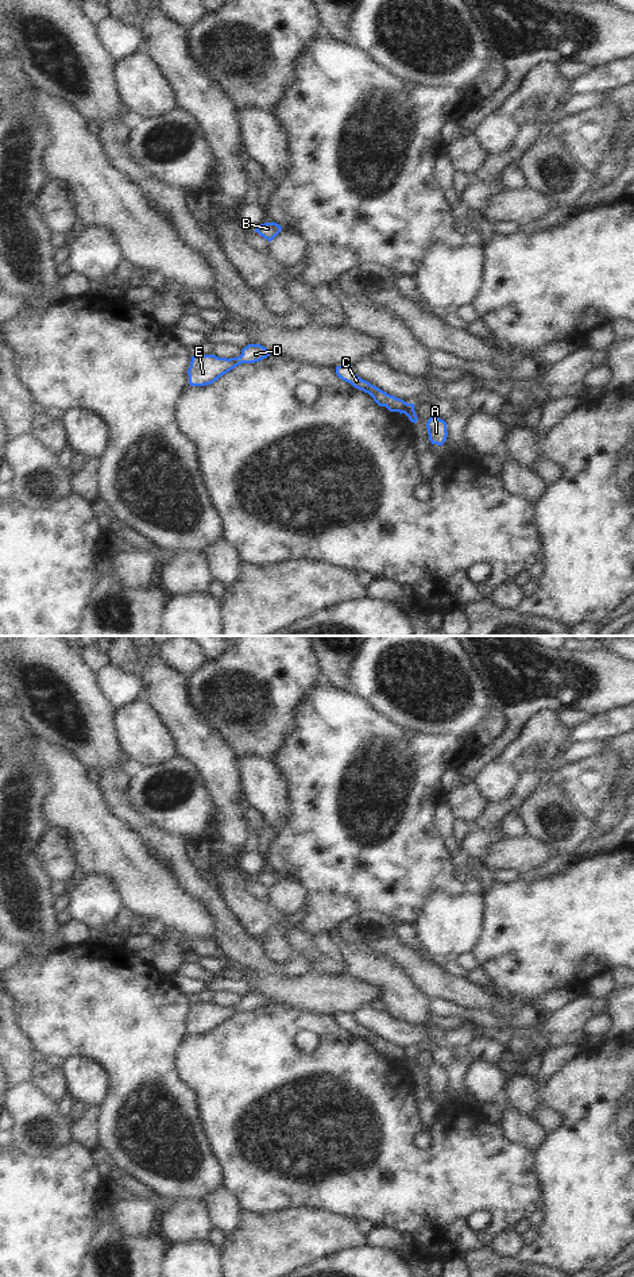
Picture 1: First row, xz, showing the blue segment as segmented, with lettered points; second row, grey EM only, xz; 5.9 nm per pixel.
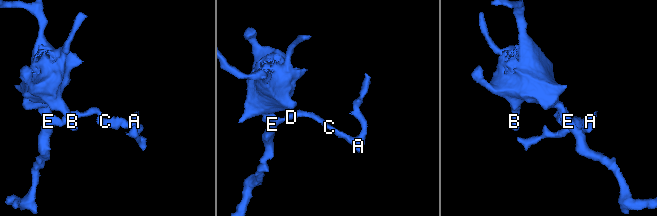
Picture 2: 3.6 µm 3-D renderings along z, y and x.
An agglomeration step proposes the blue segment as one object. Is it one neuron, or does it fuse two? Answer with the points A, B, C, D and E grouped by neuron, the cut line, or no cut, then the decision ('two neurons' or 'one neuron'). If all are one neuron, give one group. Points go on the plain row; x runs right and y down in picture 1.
groups A / B C D E; cut xz (409, 1052), (404, 1060); two neurons

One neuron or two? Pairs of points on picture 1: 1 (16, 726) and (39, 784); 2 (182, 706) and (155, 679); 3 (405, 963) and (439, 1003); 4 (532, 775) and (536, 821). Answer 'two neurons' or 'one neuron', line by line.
1: one neuron
2: one neuron
3: two neurons
4: two neurons

